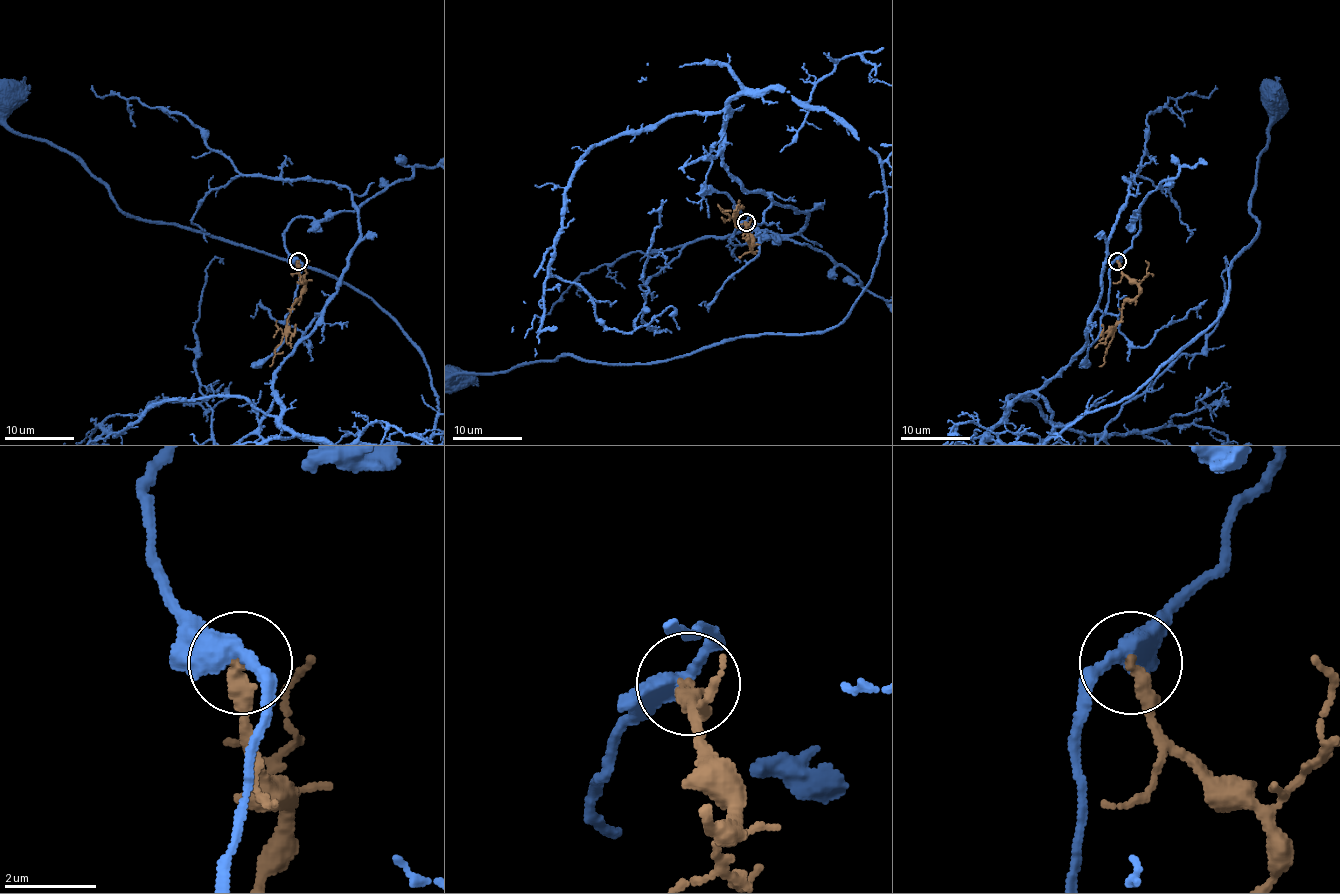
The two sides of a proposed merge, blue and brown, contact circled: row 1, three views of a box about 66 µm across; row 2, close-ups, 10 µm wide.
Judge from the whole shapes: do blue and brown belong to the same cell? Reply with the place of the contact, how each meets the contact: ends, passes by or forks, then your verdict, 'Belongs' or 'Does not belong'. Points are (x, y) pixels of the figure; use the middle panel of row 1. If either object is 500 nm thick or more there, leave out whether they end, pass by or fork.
Place: (746, 222). At the ring blue passes by. At the ring brown ends. Does not belong

